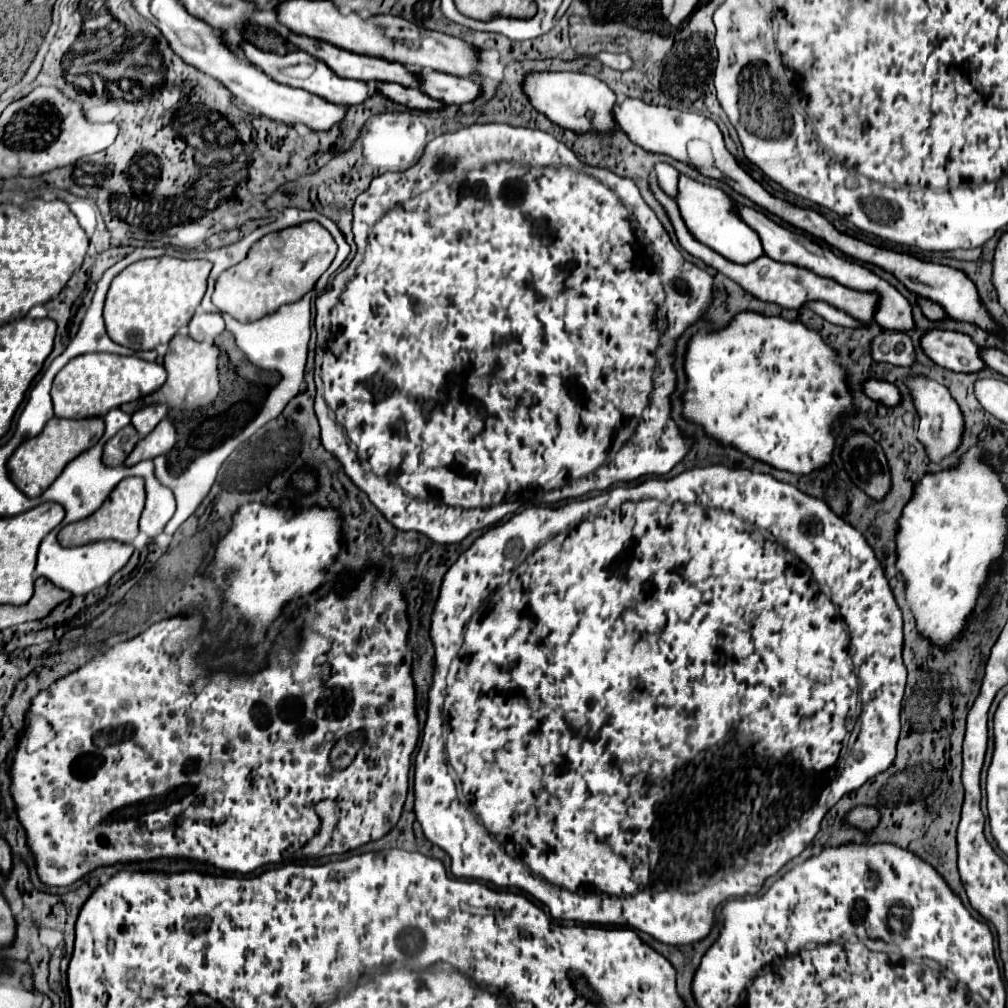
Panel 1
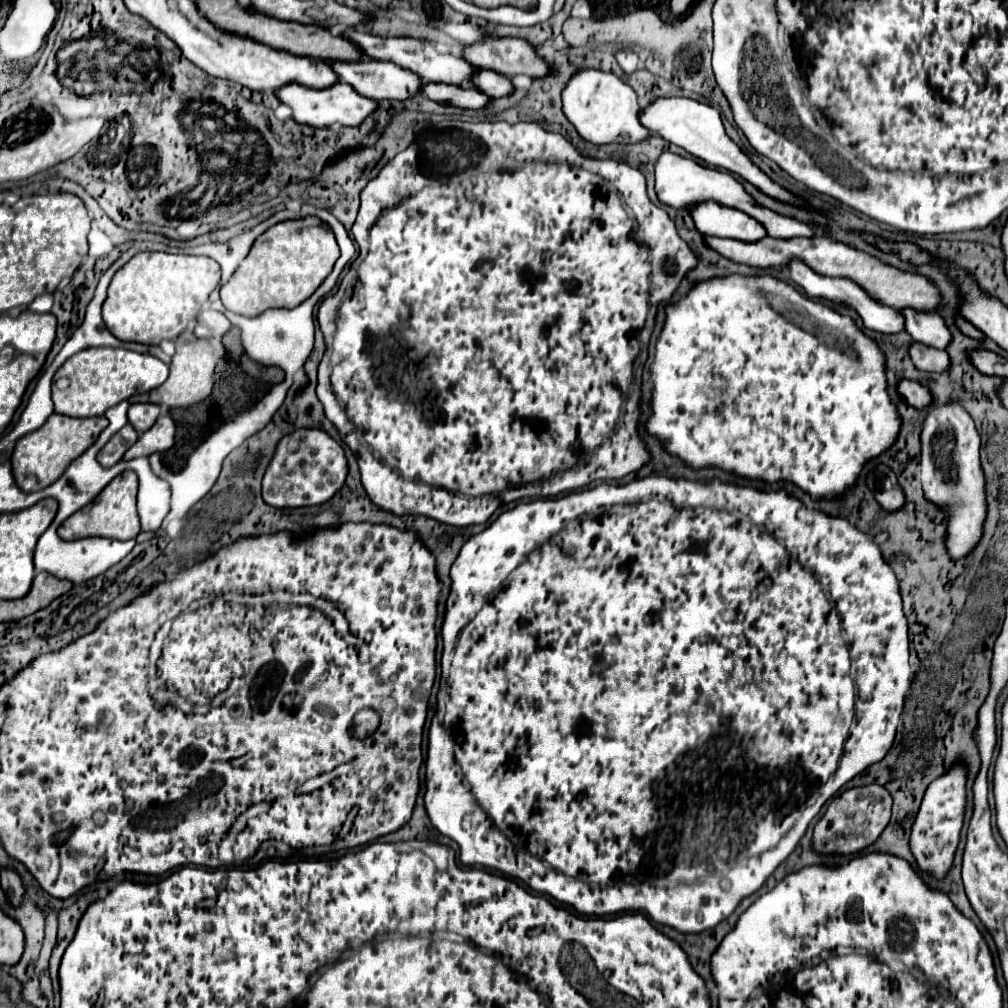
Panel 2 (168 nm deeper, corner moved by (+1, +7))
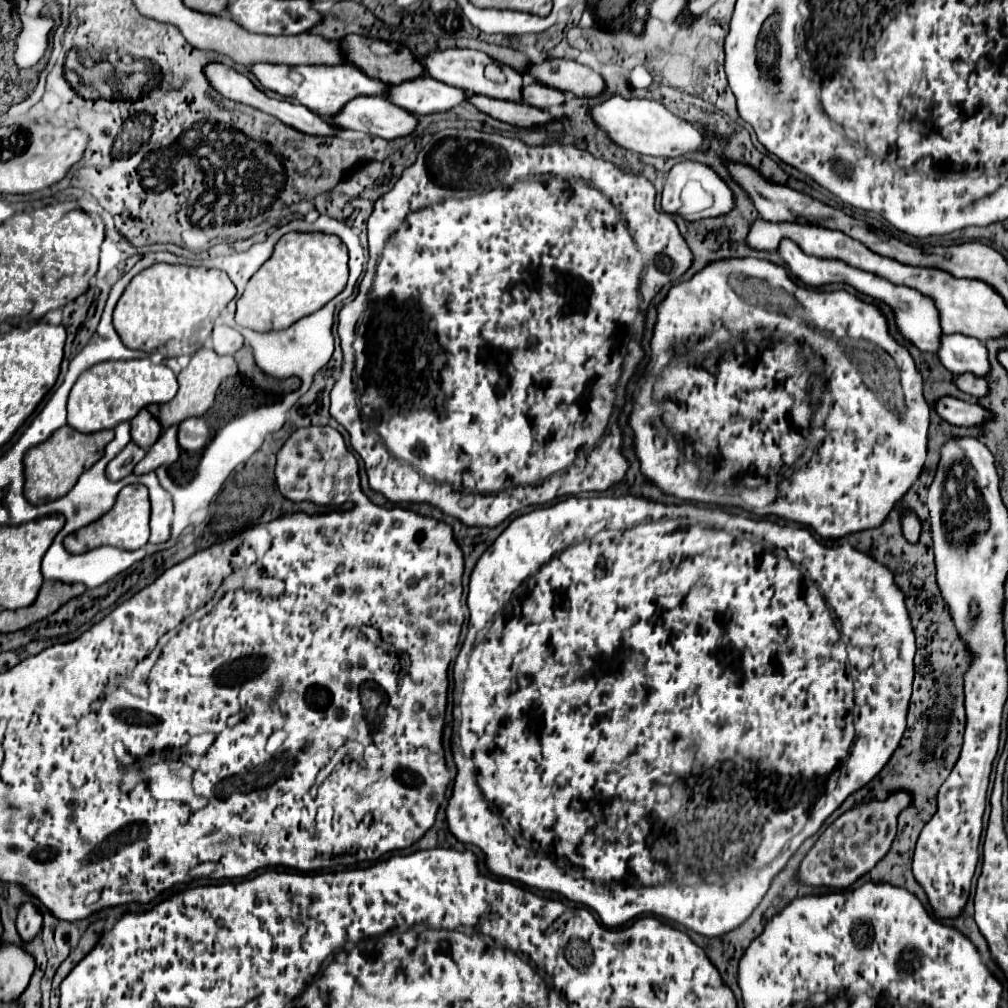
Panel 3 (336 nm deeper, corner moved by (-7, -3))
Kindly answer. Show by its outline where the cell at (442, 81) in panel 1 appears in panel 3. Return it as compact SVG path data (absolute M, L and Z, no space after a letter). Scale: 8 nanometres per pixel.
M525 83L521 89L521 101L533 107L541 107L541 109L549 109L551 105L561 105L565 101L563 93L559 93L557 89L551 89L547 85L541 83Z

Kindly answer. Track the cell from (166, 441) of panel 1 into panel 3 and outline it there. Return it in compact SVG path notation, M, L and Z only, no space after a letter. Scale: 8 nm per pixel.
M167 427L161 437L151 445L147 455L135 465L133 473L143 475L149 471L155 471L161 465L171 465L179 459L179 443L177 443L177 427Z

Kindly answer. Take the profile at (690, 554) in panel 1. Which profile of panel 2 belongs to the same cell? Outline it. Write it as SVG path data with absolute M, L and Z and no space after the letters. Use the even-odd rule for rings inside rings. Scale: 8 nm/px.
M647 477L647 479L631 481L631 483L619 485L619 487L617 485L597 485L593 489L575 491L575 493L569 493L569 495L557 497L557 499L537 499L537 501L529 501L529 503L519 503L513 509L503 511L485 531L473 535L463 545L459 557L455 559L455 563L451 567L451 581L453 581L453 585L451 585L451 593L447 599L447 613L445 613L443 629L440 631L443 639L441 683L447 681L449 699L457 709L457 729L455 729L453 736L450 729L448 733L448 727L444 724L445 705L437 705L428 733L429 745L425 760L425 775L427 775L425 809L427 809L427 815L429 815L431 823L439 829L439 833L443 833L445 837L459 843L459 849L461 849L459 859L463 865L467 865L467 867L469 865L483 865L483 867L503 871L509 877L521 879L533 891L547 893L553 899L557 899L559 903L571 905L573 909L577 909L583 915L615 915L615 913L623 913L623 911L639 911L639 913L647 913L653 921L665 923L665 925L675 927L677 931L683 931L683 933L701 933L705 929L713 929L717 923L727 919L745 897L755 893L765 883L765 879L779 867L779 863L783 863L791 855L791 851L795 849L799 839L805 835L809 823L821 811L821 807L849 779L853 779L855 775L865 771L869 765L881 761L887 755L887 751L895 739L895 729L899 725L903 703L905 703L905 697L907 697L907 691L911 685L909 626L905 615L903 615L903 609L901 609L901 593L899 593L895 573L891 571L891 567L881 557L879 547L869 537L865 537L865 533L861 533L853 525L849 525L849 521L837 519L837 517L827 517L827 515L817 513L817 511L809 511L803 507L801 501L789 497L785 491L761 493L757 489L751 489L751 487L737 487L737 485L727 485L721 481L711 481L709 485L705 485L705 483L685 481L685 479L675 481L675 479L667 479L667 477ZM615 501L619 501L619 503L615 503ZM553 535L557 535L557 537L553 537ZM595 543L601 543L601 547L595 547ZM791 550L792 553L789 553ZM809 569L813 569L813 573L809 573ZM507 577L509 577L509 581L507 581ZM817 581L821 585L817 585ZM821 587L825 589L825 593ZM833 605L835 605L835 609L833 609ZM837 613L839 613L839 617L837 617ZM841 629L843 629L843 635L841 635ZM847 647L849 647L849 655L847 655ZM851 669L853 669L855 679L851 679ZM448 677L449 679L447 679ZM853 719L857 719L857 725L851 729ZM759 821L763 823L763 849L759 855L751 855L749 845L755 841ZM707 833L709 833L709 837L707 837ZM779 841L781 841L781 847L779 847ZM697 871L701 871L703 873L701 877L705 877L705 879L697 879ZM689 879L691 879L691 883L689 883ZM627 883L633 883L633 885L639 883L639 889L621 889Z

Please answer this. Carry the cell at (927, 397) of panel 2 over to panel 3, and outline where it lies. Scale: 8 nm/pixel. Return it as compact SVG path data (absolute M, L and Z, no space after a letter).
M941 397L939 401L935 401L935 411L941 419L957 427L979 425L981 419L985 419L983 407L979 407L977 403L965 403L955 397Z

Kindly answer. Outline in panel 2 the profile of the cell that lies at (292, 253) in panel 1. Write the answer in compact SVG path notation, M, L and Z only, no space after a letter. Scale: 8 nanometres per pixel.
M317 217L277 223L257 237L245 261L221 287L221 301L227 311L243 317L255 317L267 309L291 309L315 293L337 259L339 247L333 231Z

